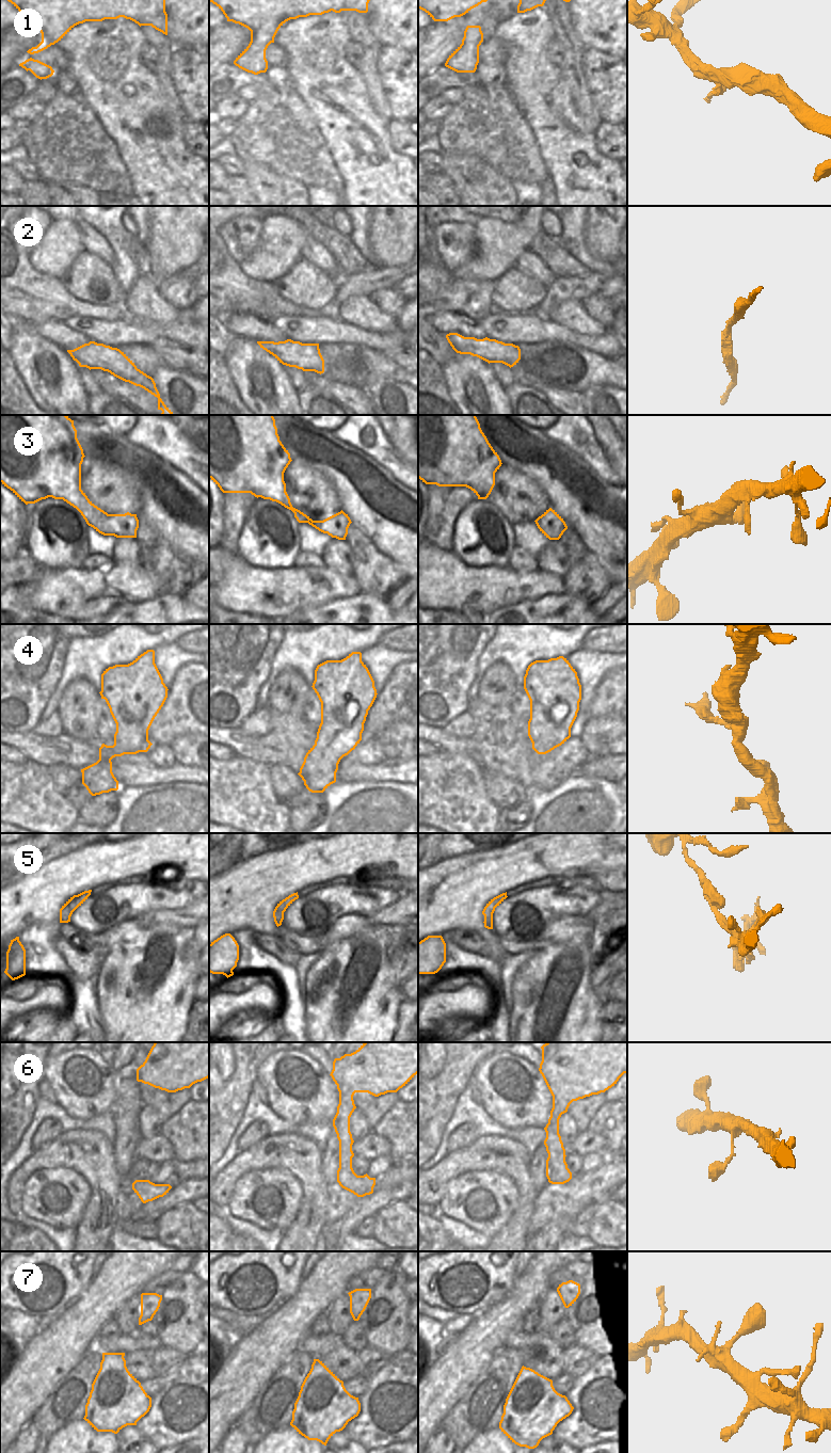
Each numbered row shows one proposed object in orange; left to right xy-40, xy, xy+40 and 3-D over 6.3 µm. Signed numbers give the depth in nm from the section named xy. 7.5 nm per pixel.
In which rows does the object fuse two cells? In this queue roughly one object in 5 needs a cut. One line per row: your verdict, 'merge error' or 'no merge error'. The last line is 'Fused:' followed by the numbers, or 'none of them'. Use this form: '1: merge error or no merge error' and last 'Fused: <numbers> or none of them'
1: no merge error
2: no merge error
3: no merge error
4: no merge error
5: merge error
6: no merge error
7: no merge error
Fused: 5

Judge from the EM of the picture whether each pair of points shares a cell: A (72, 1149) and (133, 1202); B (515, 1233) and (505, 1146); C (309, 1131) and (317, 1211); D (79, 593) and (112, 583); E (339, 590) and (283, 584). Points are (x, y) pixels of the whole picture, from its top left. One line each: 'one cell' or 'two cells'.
A: two cells
B: one cell
C: two cells
D: one cell
E: one cell

